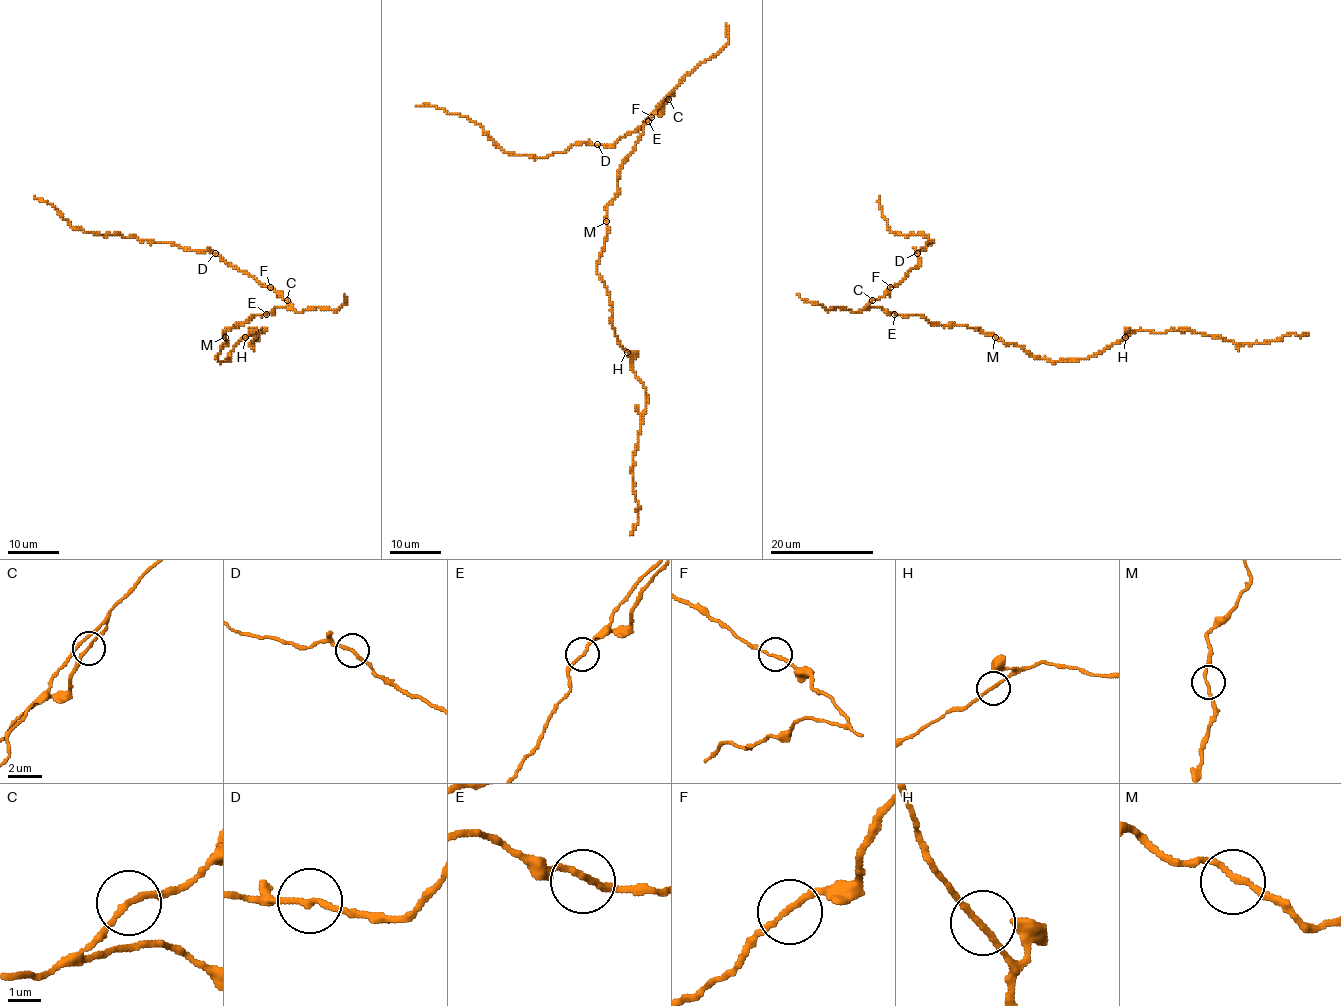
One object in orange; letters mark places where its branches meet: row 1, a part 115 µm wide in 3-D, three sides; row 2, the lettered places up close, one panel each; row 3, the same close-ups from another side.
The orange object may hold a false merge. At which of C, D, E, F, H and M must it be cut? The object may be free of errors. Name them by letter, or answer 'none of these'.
none of these

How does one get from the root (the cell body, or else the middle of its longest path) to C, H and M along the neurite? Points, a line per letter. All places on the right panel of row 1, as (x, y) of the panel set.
C: (937, 323), (919, 314), (897, 315), (879, 306), (867, 308), (872, 300)
H: (937, 323), (978, 328), (1007, 344), (1023, 348), (1034, 357), (1052, 362), (1094, 357), (1125, 337)
M: (937, 323), (974, 327), (995, 337)

